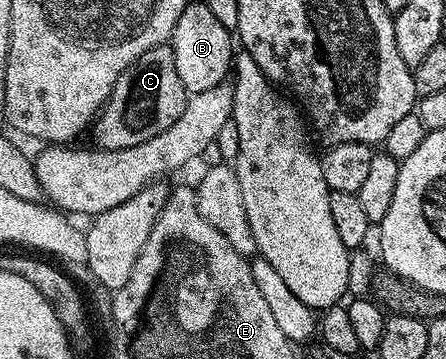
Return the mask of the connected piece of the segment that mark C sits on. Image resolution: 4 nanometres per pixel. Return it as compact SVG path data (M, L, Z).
M166 43L151 47L151 51L143 51L127 71L115 79L115 87L108 101L101 107L99 116L91 126L91 134L99 149L126 149L139 143L147 143L159 135L159 131L167 131L179 115L183 115L183 107L187 94L183 82L179 79L179 71L175 71L175 55L172 44Z

